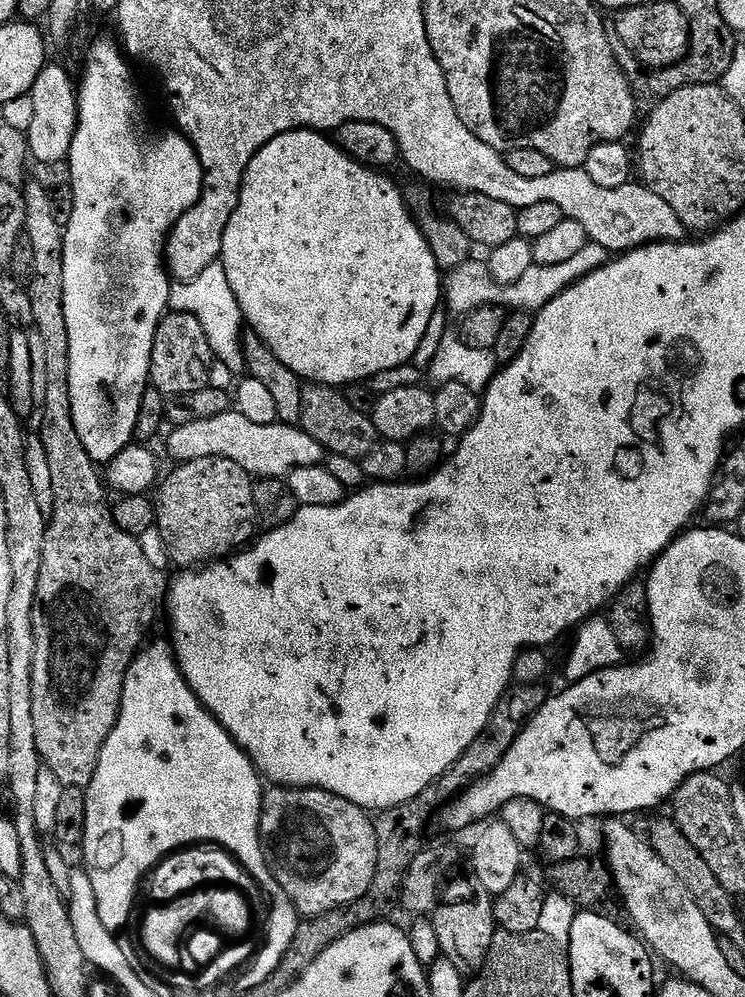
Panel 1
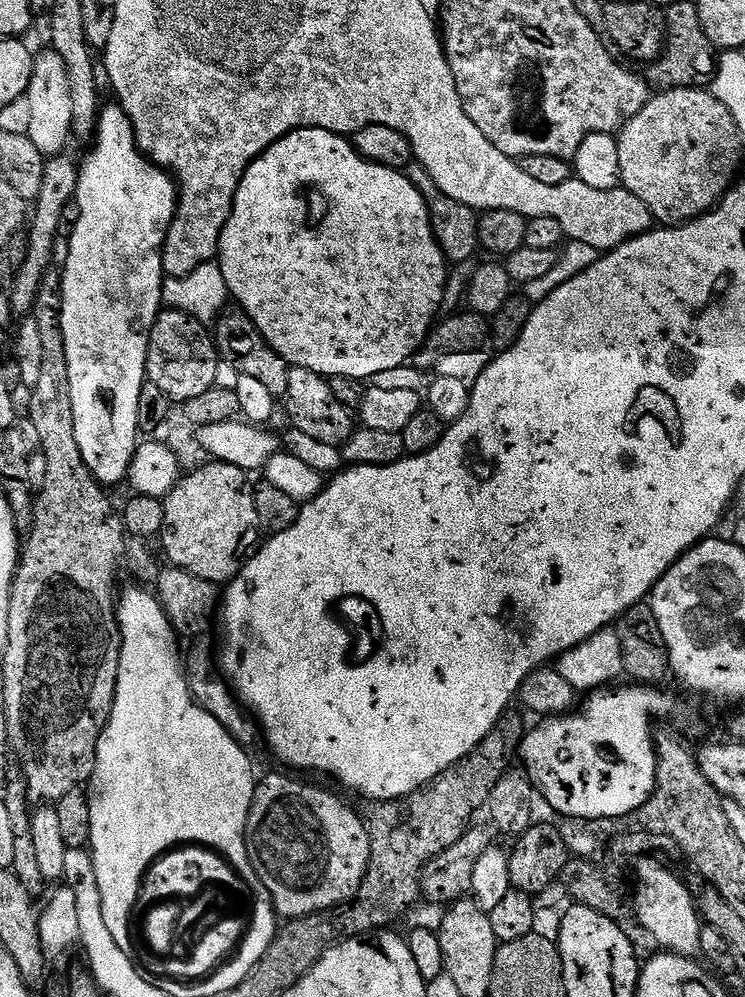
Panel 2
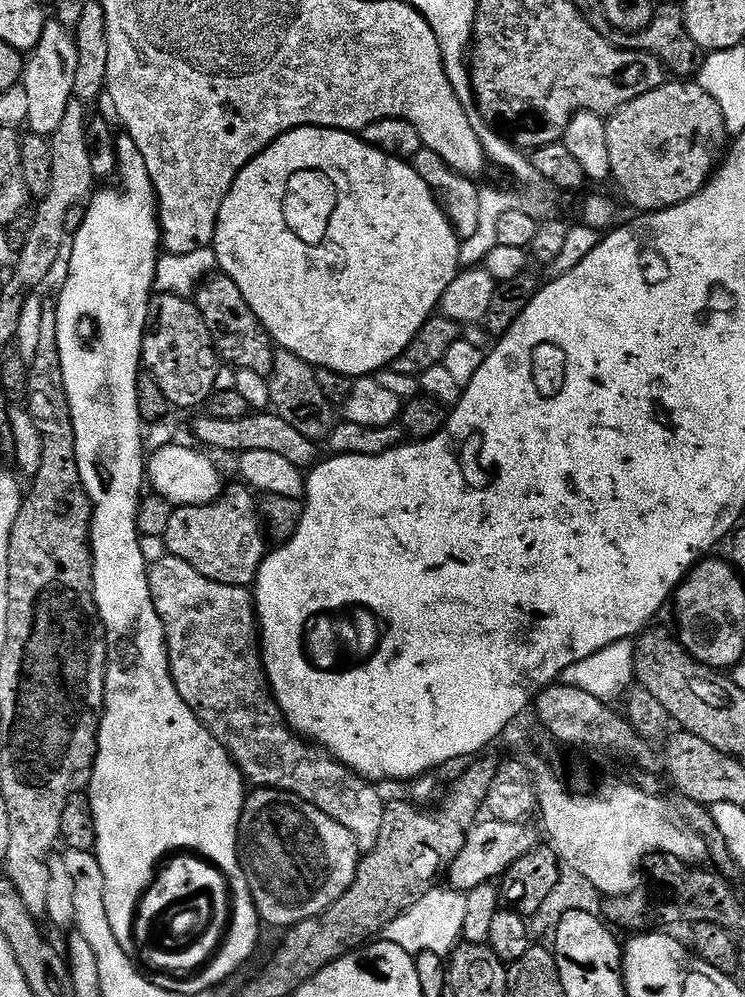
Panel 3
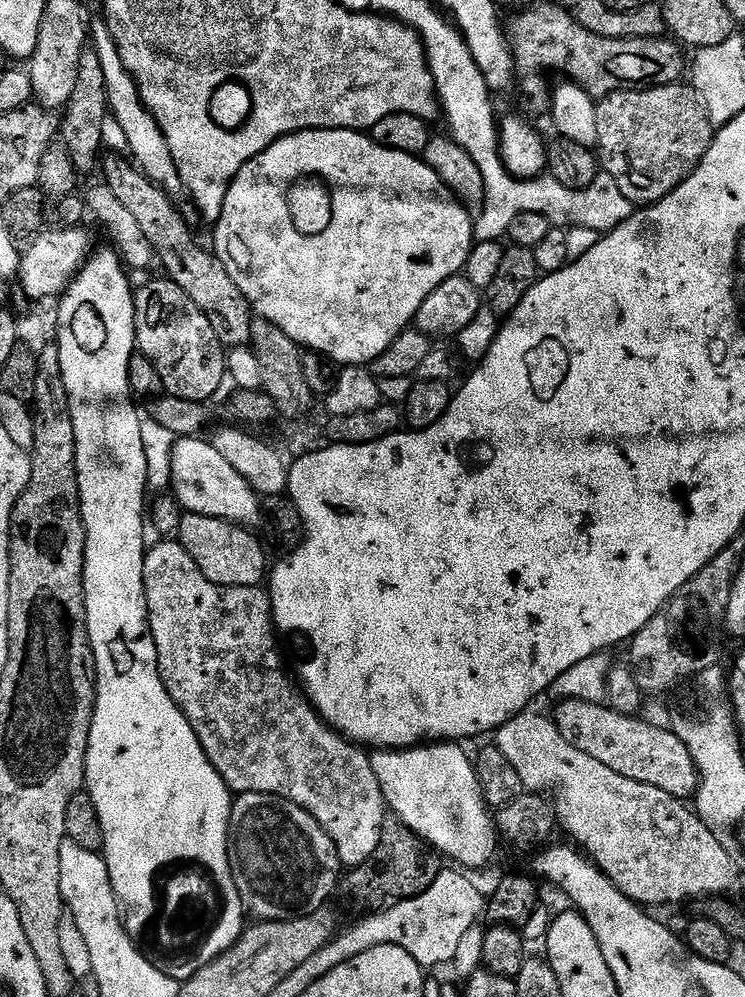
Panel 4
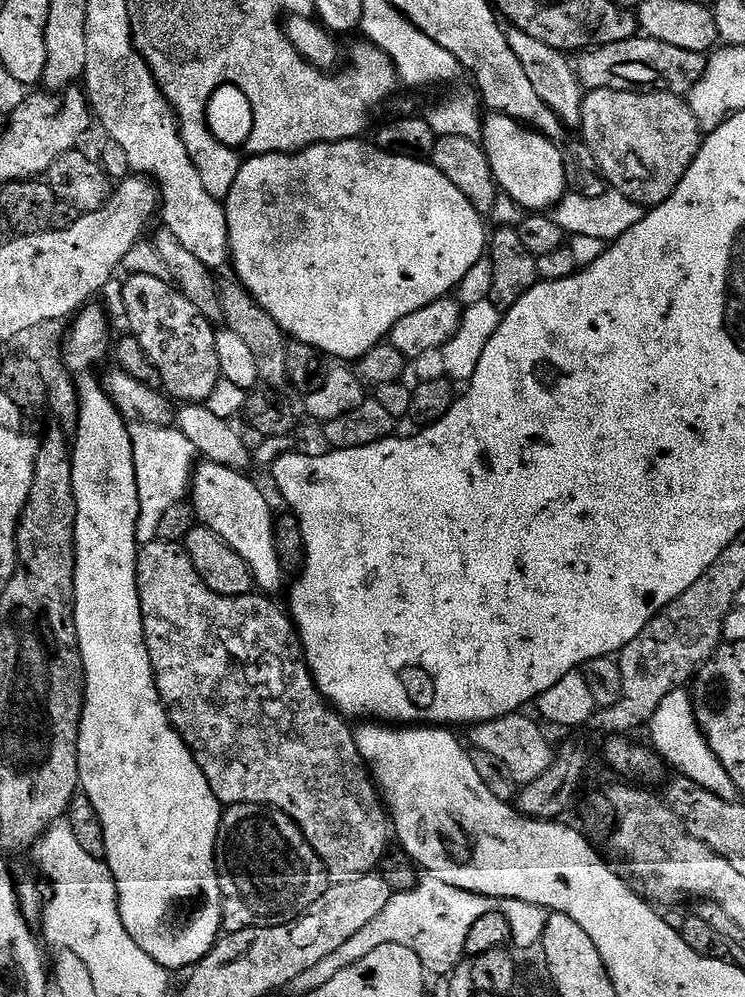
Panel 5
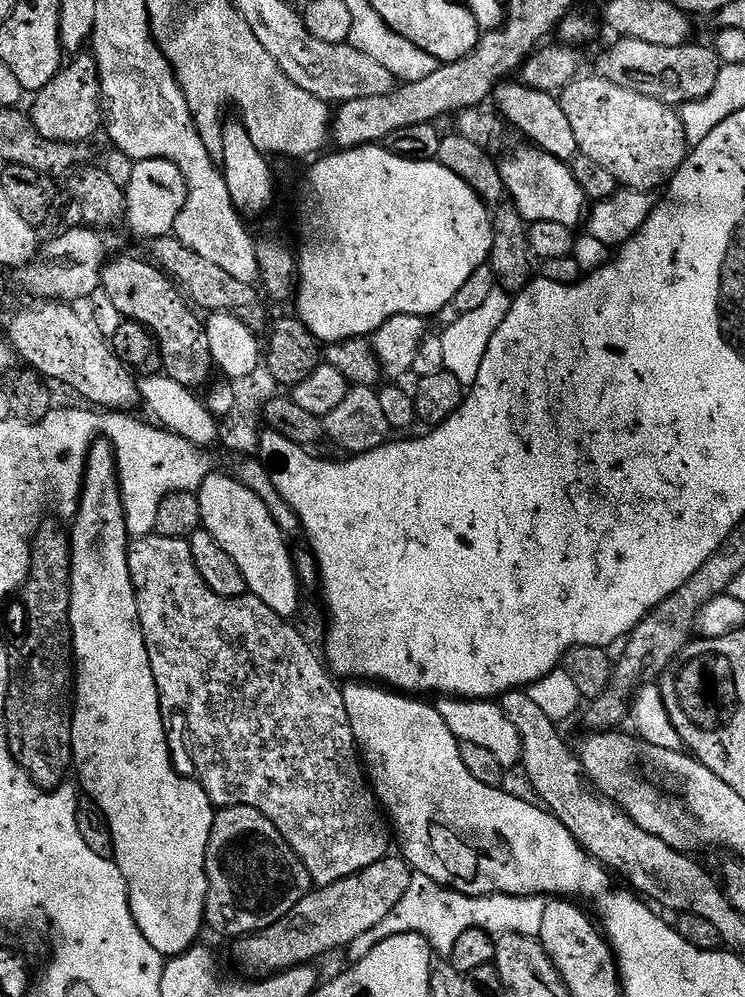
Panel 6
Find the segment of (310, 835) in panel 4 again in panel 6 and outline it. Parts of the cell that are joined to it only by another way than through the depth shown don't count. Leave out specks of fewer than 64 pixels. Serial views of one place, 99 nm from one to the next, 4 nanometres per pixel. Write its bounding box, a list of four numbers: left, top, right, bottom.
[204,806,314,938]

